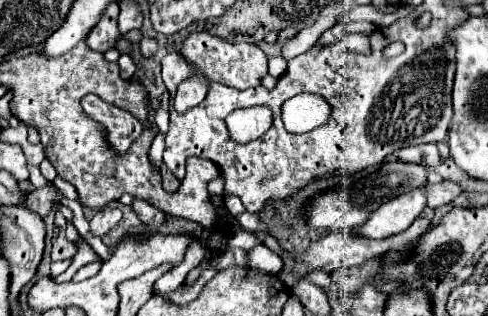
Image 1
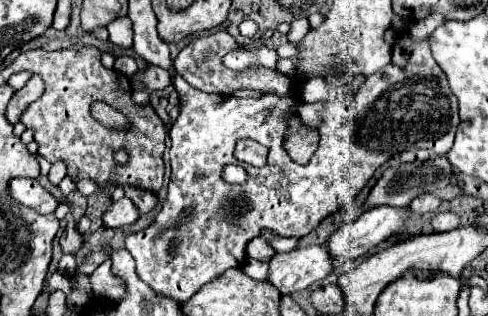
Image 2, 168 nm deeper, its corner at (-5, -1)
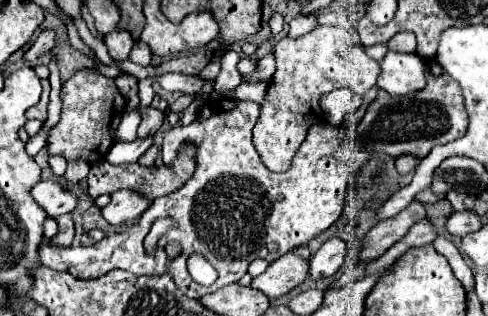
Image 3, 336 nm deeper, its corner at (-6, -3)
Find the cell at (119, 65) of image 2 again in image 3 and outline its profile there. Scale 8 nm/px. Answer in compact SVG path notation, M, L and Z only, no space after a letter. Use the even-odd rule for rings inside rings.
M141 40L135 41L131 52L129 54L129 58L138 63L138 65L147 67L150 65L152 52L149 46Z

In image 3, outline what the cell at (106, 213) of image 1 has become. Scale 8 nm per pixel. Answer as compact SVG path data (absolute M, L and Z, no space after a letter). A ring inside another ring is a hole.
M120 190L120 192L114 192L110 204L102 208L102 216L112 226L120 226L120 224L136 220L148 206L150 202L144 200L144 196L132 194L128 190Z

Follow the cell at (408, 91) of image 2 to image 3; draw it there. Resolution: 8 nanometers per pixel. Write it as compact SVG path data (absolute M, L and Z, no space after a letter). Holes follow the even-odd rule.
M426 60L424 74L426 88L410 92L408 96L390 96L386 90L378 90L378 96L370 102L364 118L358 122L354 138L344 126L332 126L328 122L312 124L308 138L294 156L294 166L282 174L268 170L252 144L252 128L260 116L260 104L232 98L206 102L192 124L170 128L162 142L166 166L178 158L180 146L192 146L196 150L196 170L186 184L156 198L142 218L126 232L104 238L88 248L62 248L44 242L40 246L40 258L44 260L44 266L58 272L70 272L80 280L100 278L114 268L128 270L136 276L162 276L172 264L162 248L168 242L178 242L184 252L174 258L174 284L184 296L200 298L226 284L238 282L248 272L252 260L266 258L272 262L296 246L308 244L314 236L334 224L344 212L348 186L354 182L354 174L360 172L374 154L388 154L394 158L400 154L414 154L424 158L434 146L464 136L468 116L464 112L460 88L456 88L456 82L432 60ZM160 216L172 216L178 226L168 230L168 234L158 240L158 252L148 256L142 242L152 222ZM192 252L210 258L210 264L218 270L218 280L212 286L200 286L190 278L186 260Z

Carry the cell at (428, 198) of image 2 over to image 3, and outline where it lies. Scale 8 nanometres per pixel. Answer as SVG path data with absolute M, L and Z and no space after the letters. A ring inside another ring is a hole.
M412 200L400 214L396 214L394 218L382 220L380 224L376 224L368 236L366 236L366 244L364 250L360 252L360 260L372 260L382 256L394 242L398 242L418 220L426 218L426 208L422 202Z

